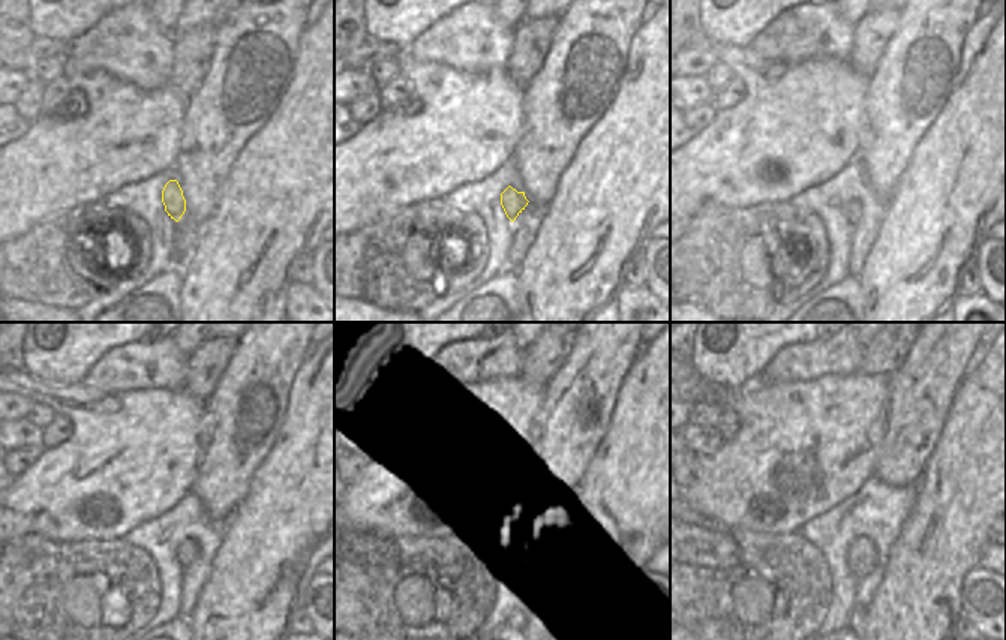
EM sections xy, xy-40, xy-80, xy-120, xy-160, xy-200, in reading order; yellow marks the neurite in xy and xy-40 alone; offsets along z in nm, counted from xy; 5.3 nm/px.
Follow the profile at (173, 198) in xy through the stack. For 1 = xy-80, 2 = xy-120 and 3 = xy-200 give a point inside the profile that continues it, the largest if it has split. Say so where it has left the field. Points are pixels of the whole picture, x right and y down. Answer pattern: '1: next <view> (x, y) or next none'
1: next xy-80 (853, 209)
2: next xy-120 (188, 550)
3: next xy-200 (861, 553)

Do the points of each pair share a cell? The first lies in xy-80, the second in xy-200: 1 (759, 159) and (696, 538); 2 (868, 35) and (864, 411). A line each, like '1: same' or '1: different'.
1: different
2: different

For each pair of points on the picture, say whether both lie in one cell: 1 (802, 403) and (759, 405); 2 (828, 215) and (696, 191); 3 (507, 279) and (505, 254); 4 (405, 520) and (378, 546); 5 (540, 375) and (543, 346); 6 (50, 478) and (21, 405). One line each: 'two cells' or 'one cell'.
1: one cell
2: two cells
3: two cells
4: two cells
5: one cell
6: two cells

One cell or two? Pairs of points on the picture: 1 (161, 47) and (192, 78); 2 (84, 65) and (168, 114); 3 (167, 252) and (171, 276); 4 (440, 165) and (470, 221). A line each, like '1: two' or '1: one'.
1: two
2: two
3: two
4: two

